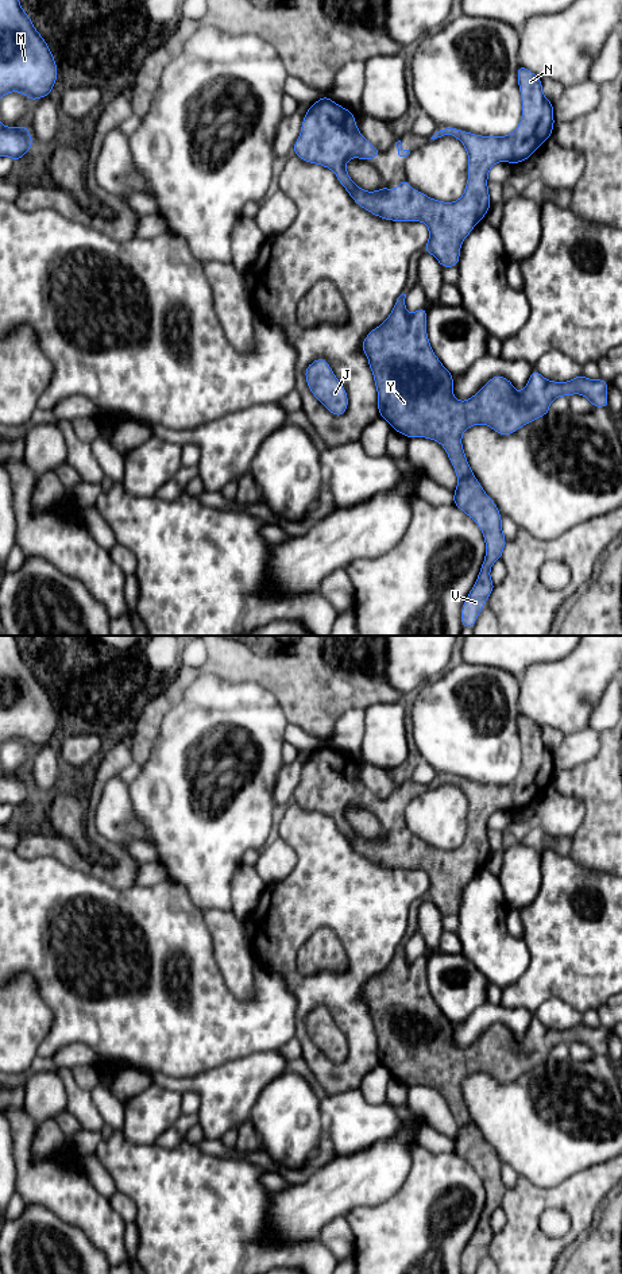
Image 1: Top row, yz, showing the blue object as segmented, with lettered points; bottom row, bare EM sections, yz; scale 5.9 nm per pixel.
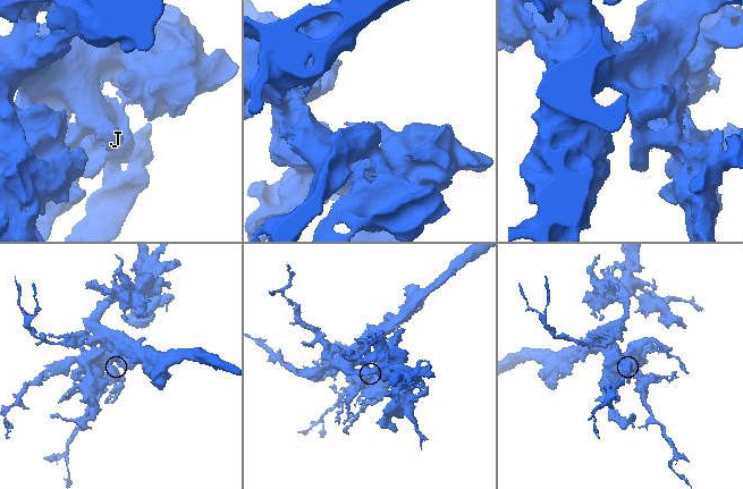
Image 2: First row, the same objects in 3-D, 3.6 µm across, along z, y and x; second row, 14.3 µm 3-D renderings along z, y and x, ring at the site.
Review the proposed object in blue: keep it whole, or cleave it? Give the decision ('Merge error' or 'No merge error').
No merge error

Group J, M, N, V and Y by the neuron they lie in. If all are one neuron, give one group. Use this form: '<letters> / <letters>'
J M N V Y

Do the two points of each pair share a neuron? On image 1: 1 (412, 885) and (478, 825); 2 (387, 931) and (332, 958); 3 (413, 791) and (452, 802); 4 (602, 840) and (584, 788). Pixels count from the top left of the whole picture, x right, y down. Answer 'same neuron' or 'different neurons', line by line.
1: different neurons
2: different neurons
3: different neurons
4: same neuron

